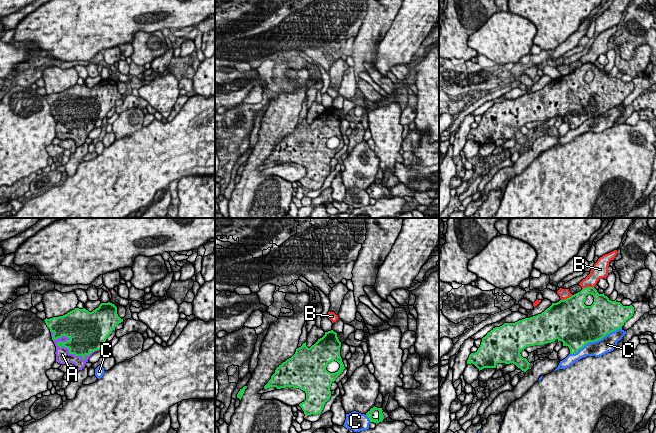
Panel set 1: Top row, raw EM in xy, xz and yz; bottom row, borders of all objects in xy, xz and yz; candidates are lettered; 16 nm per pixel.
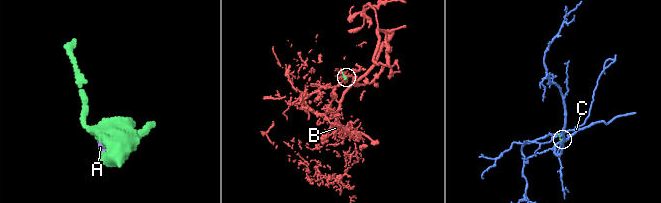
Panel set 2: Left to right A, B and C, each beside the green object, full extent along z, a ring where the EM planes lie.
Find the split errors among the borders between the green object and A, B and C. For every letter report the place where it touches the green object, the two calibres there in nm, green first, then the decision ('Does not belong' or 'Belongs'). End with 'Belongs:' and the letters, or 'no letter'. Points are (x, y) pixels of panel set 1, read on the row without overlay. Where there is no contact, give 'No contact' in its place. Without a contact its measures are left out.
A: Touches green at xy (73, 129). Thickness 440 nm (green) against 220 nm. Belongs
B: Touches green at yz (587, 63). Thickness 220 nm (green) against 200 nm. Does not belong
C: Touches green at yz (595, 116). Thickness 550 nm (green) against 260 nm. Does not belong
Belongs: A

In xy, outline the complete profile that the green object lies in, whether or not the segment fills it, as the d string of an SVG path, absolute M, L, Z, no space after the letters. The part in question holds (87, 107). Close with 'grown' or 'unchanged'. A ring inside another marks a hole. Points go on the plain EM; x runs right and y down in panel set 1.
M108 78L101 79L92 88L85 84L75 84L63 92L46 94L44 97L50 105L52 116L56 122L56 138L72 139L75 141L76 147L79 147L85 143L94 128L101 126L107 113L115 106L117 100L123 98L123 95L117 90L117 83Z; grown

